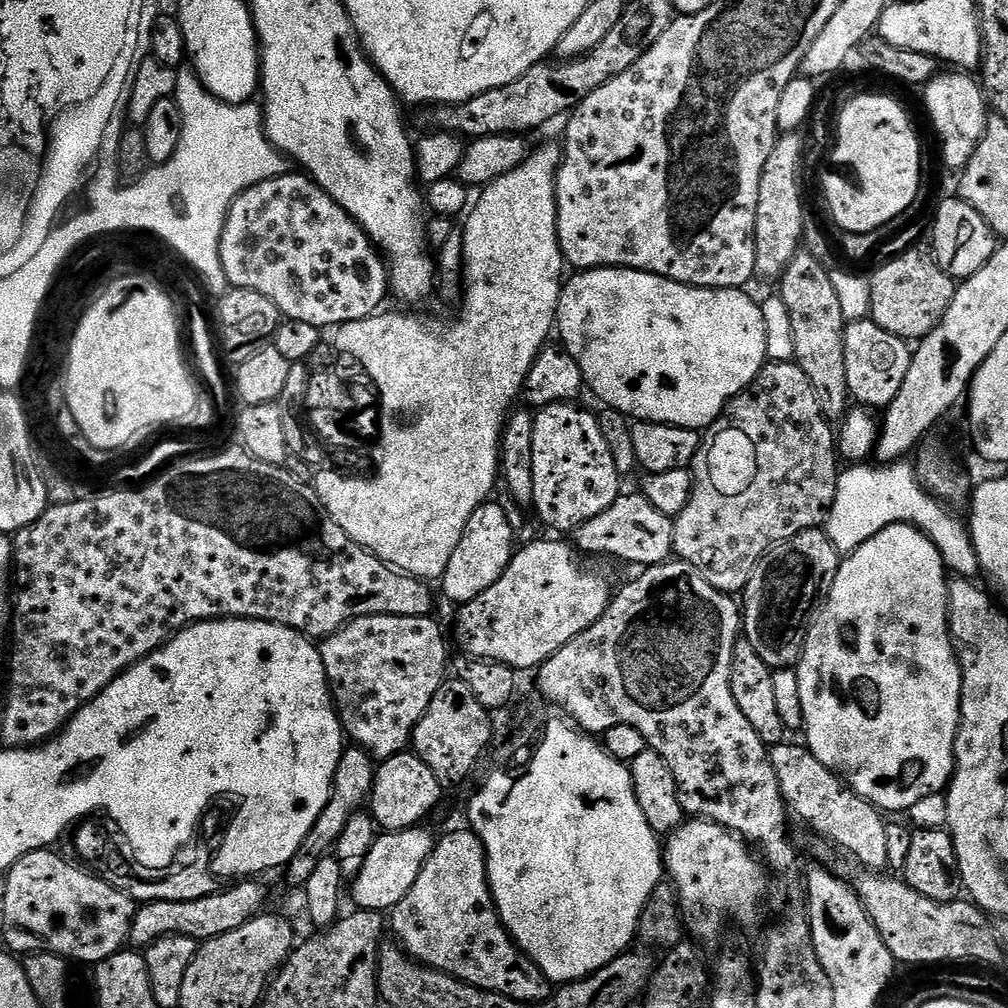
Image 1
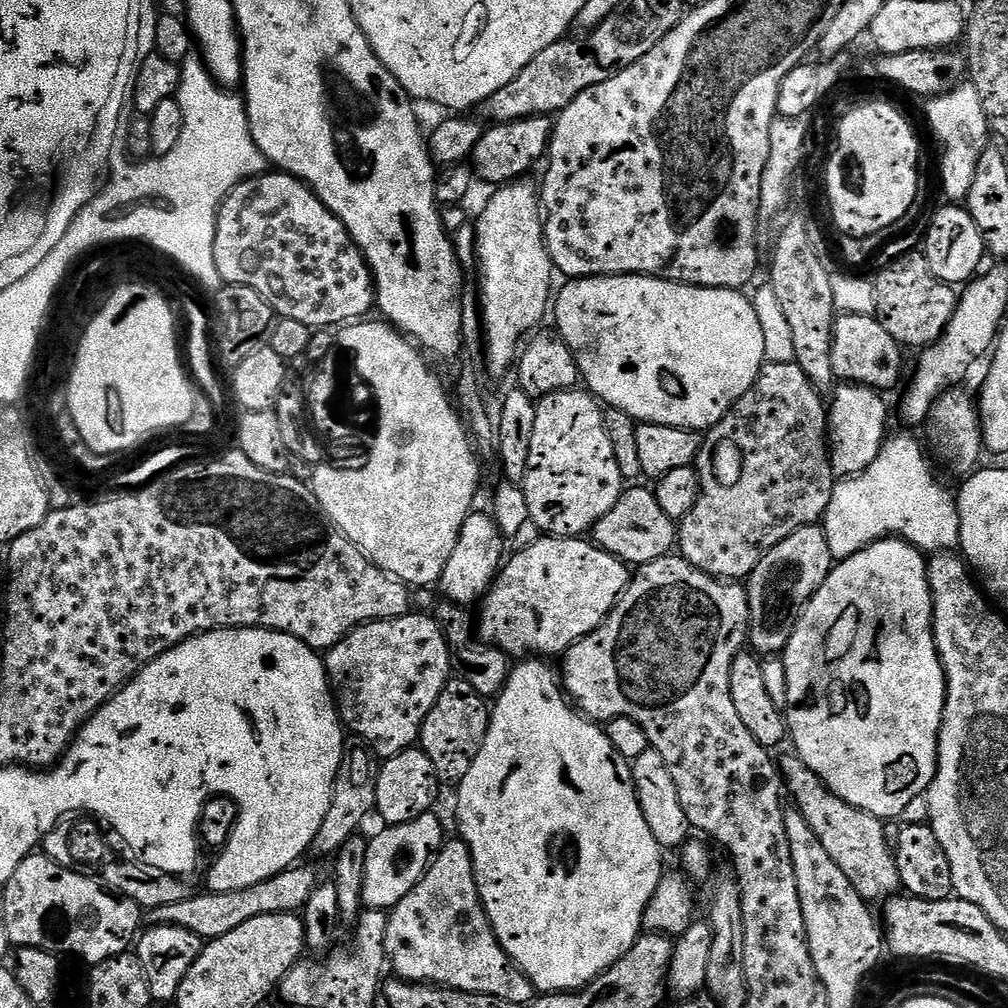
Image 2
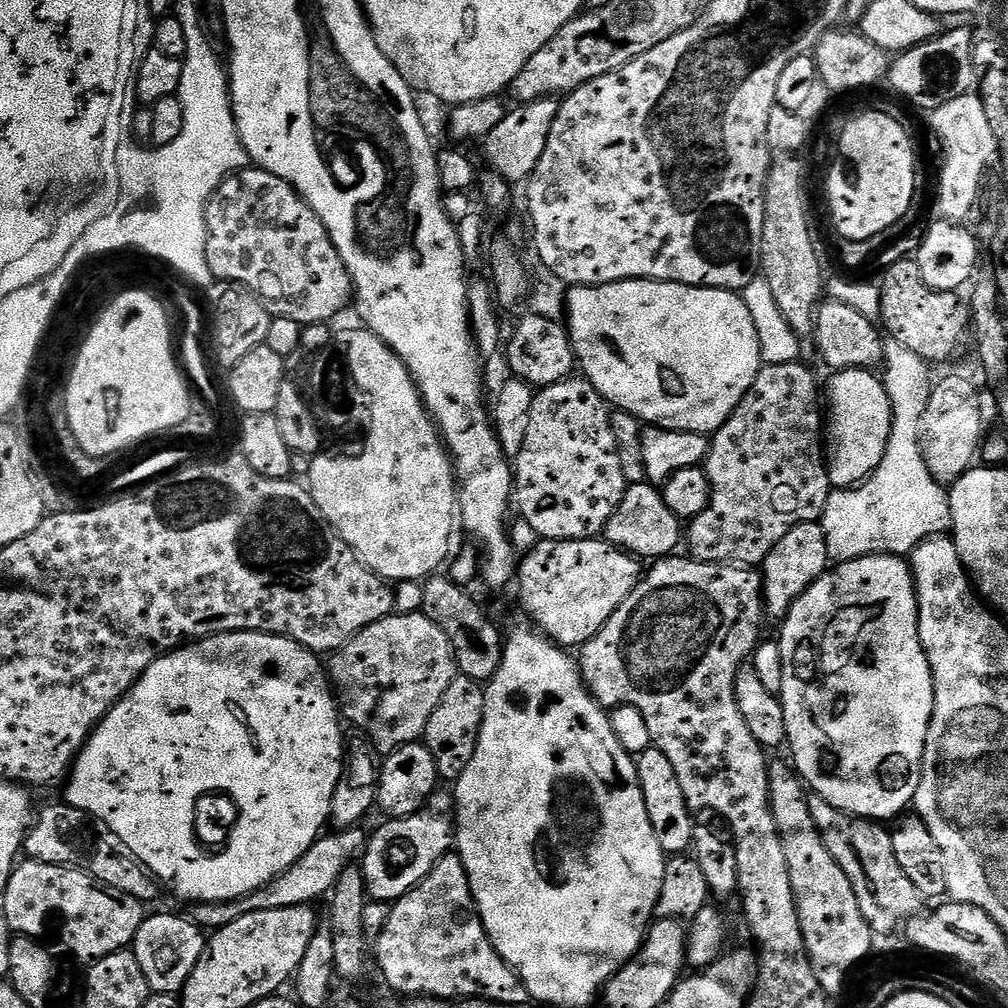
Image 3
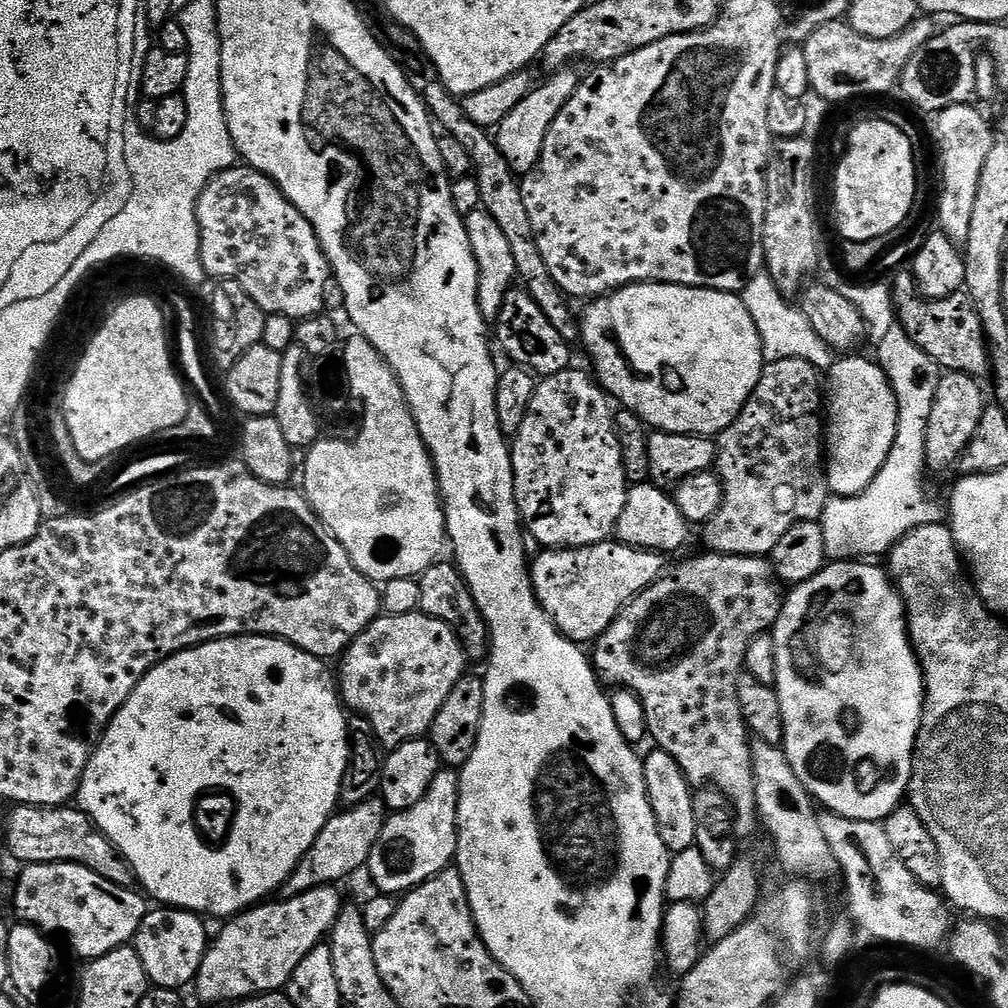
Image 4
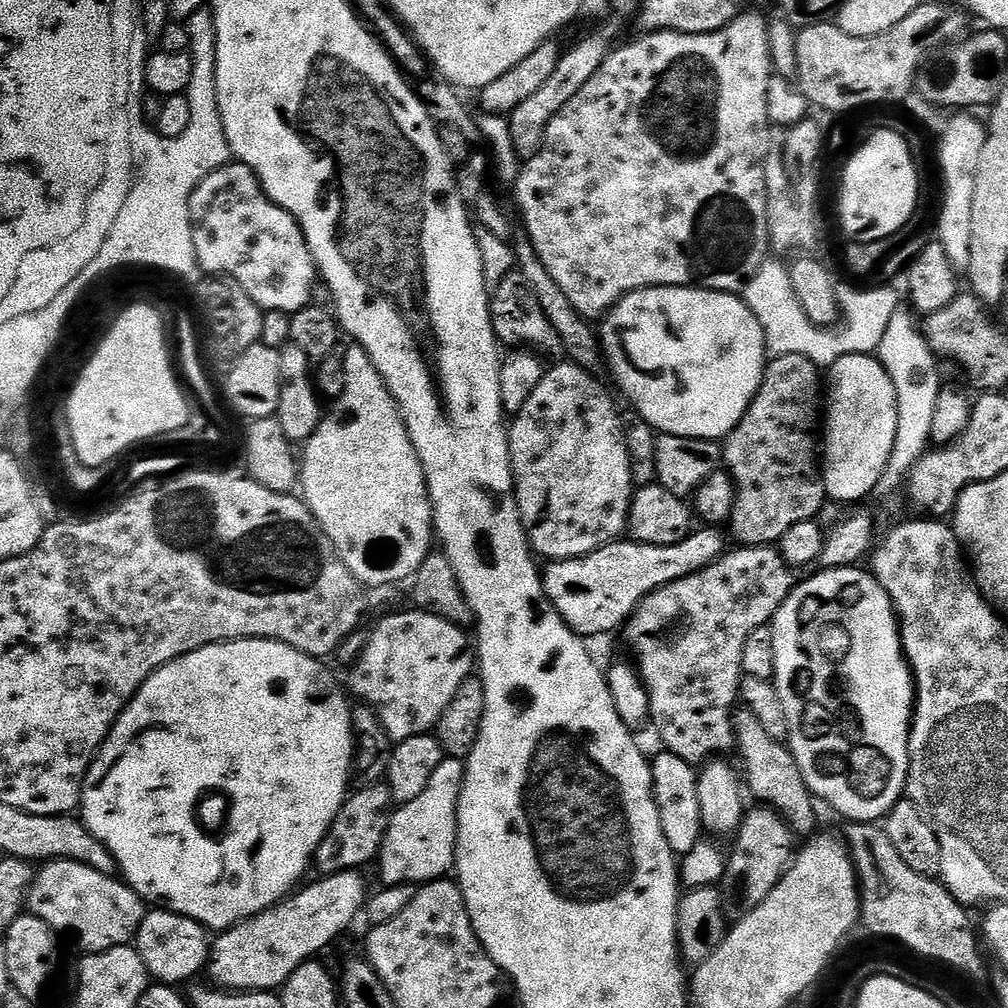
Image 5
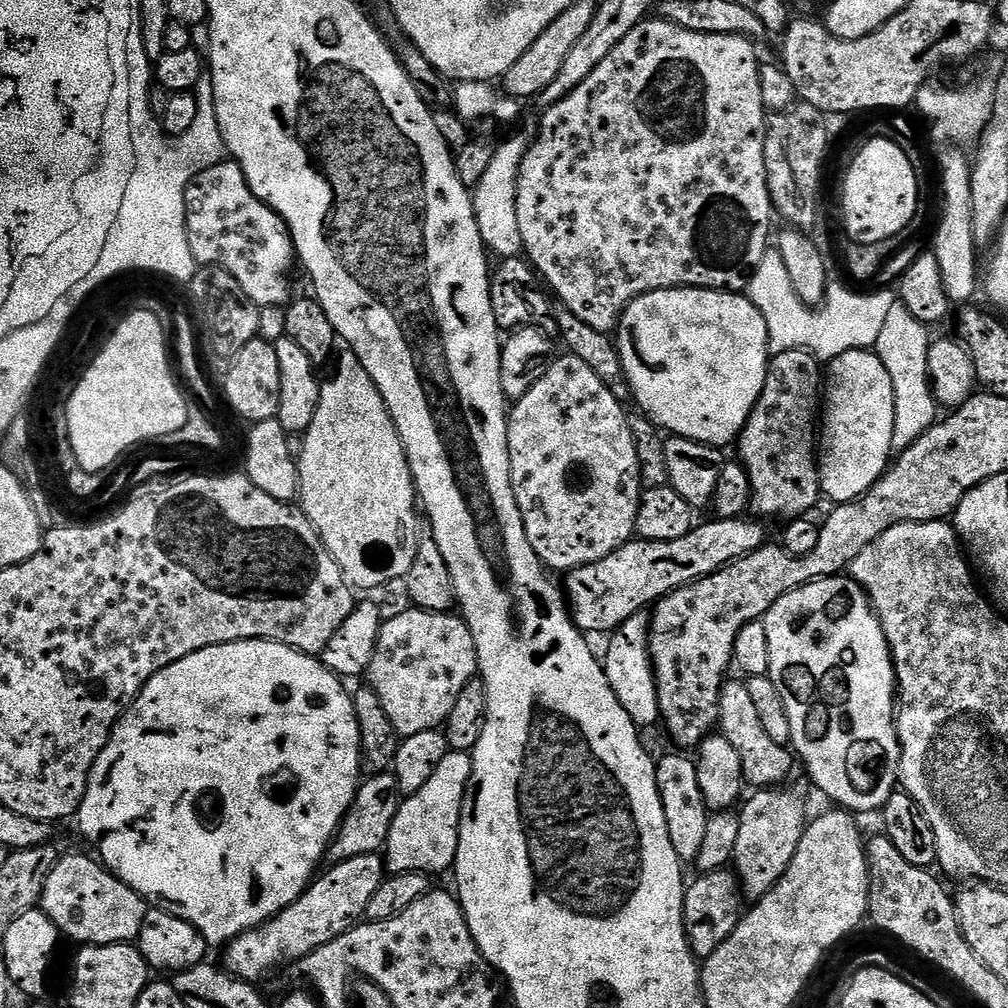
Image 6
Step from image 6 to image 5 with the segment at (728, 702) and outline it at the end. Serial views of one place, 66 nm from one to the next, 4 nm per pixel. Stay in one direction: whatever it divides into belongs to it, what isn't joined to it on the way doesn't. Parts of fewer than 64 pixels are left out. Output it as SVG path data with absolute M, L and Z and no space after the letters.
M743 706L735 709L732 725L736 735L735 747L738 752L740 748L740 760L744 763L742 780L747 791L752 791L760 799L757 801L761 805L779 812L797 837L815 833L817 805L804 784L802 770L798 770L798 762L794 762L794 754L788 749L787 743L770 738L770 734L758 723L758 718L754 718L754 714Z

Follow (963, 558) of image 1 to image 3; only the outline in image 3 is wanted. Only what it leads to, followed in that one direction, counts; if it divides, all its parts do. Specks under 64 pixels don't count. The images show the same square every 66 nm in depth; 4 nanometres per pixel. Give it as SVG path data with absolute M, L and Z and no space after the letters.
M897 340L885 343L882 379L888 395L892 433L882 462L863 484L834 490L828 496L826 510L818 523L826 534L829 561L857 560L863 556L904 558L924 540L951 529L948 492L945 485L931 476L919 446L919 422L934 385L931 370L929 361L914 354L914 350L906 350Z

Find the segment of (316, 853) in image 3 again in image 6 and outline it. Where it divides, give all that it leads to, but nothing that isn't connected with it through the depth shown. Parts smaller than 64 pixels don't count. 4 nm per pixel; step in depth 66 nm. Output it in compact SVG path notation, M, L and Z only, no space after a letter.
M391 771L367 777L357 787L356 796L352 799L351 806L348 807L344 821L340 823L340 828L328 844L327 863L329 865L341 864L350 858L383 853L384 843L387 842L390 834L390 826L394 822L394 814L398 814L401 803L402 793Z

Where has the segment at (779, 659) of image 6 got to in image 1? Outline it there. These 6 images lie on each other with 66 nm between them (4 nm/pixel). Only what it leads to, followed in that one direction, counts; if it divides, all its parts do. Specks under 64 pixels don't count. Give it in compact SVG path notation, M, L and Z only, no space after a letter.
M895 524L870 538L858 550L847 553L841 559L840 569L832 583L832 589L826 594L828 600L815 613L804 636L804 649L799 664L794 671L798 678L798 698L804 715L803 739L806 746L830 771L836 773L848 787L853 788L862 798L866 798L880 809L881 813L904 812L915 804L923 802L935 792L943 793L952 781L952 771L956 769L956 735L960 725L960 695L962 694L962 674L960 659L956 657L956 646L952 632L948 629L948 585L944 560L938 554L934 542L929 536L913 528L910 524Z

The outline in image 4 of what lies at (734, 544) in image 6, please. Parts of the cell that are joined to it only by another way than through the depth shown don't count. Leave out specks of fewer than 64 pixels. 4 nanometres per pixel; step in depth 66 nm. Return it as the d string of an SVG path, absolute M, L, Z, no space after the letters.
M605 542L581 548L550 548L540 550L536 560L531 561L530 575L532 588L536 591L542 610L556 623L556 628L568 640L581 646L595 642L599 636L614 622L614 618L629 604L632 598L646 590L666 571L665 557L658 552L647 552L641 548L631 548L619 542Z

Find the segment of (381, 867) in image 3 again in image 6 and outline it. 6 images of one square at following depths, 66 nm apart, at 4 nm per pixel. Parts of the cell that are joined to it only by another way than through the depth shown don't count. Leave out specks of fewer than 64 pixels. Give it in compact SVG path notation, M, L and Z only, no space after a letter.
M451 750L442 758L438 770L430 774L430 782L412 796L404 796L398 814L390 826L388 840L384 843L384 863L392 874L402 872L444 872L453 867L458 854L460 815L464 790L472 777L472 758L467 752Z

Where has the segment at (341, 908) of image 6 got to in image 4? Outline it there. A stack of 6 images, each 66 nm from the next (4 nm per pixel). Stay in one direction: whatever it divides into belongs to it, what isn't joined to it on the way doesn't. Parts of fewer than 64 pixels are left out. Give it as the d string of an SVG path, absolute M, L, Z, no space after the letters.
M335 887L315 888L301 896L280 898L277 904L261 902L238 916L233 916L220 933L211 937L206 954L202 958L202 966L194 981L196 996L204 1004L235 1005L238 1000L251 996L261 996L267 992L278 992L288 987L288 980L294 974L298 964L306 954L314 950L332 931L342 907L342 899Z

